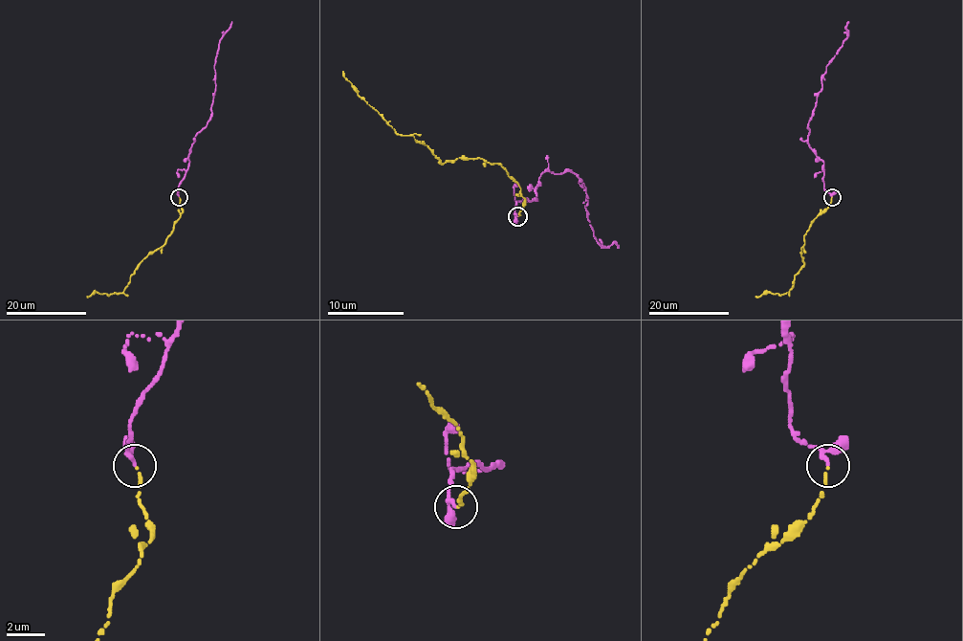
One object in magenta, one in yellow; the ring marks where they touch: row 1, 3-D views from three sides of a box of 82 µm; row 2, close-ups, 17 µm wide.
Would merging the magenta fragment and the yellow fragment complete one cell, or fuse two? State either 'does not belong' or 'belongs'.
belongs

